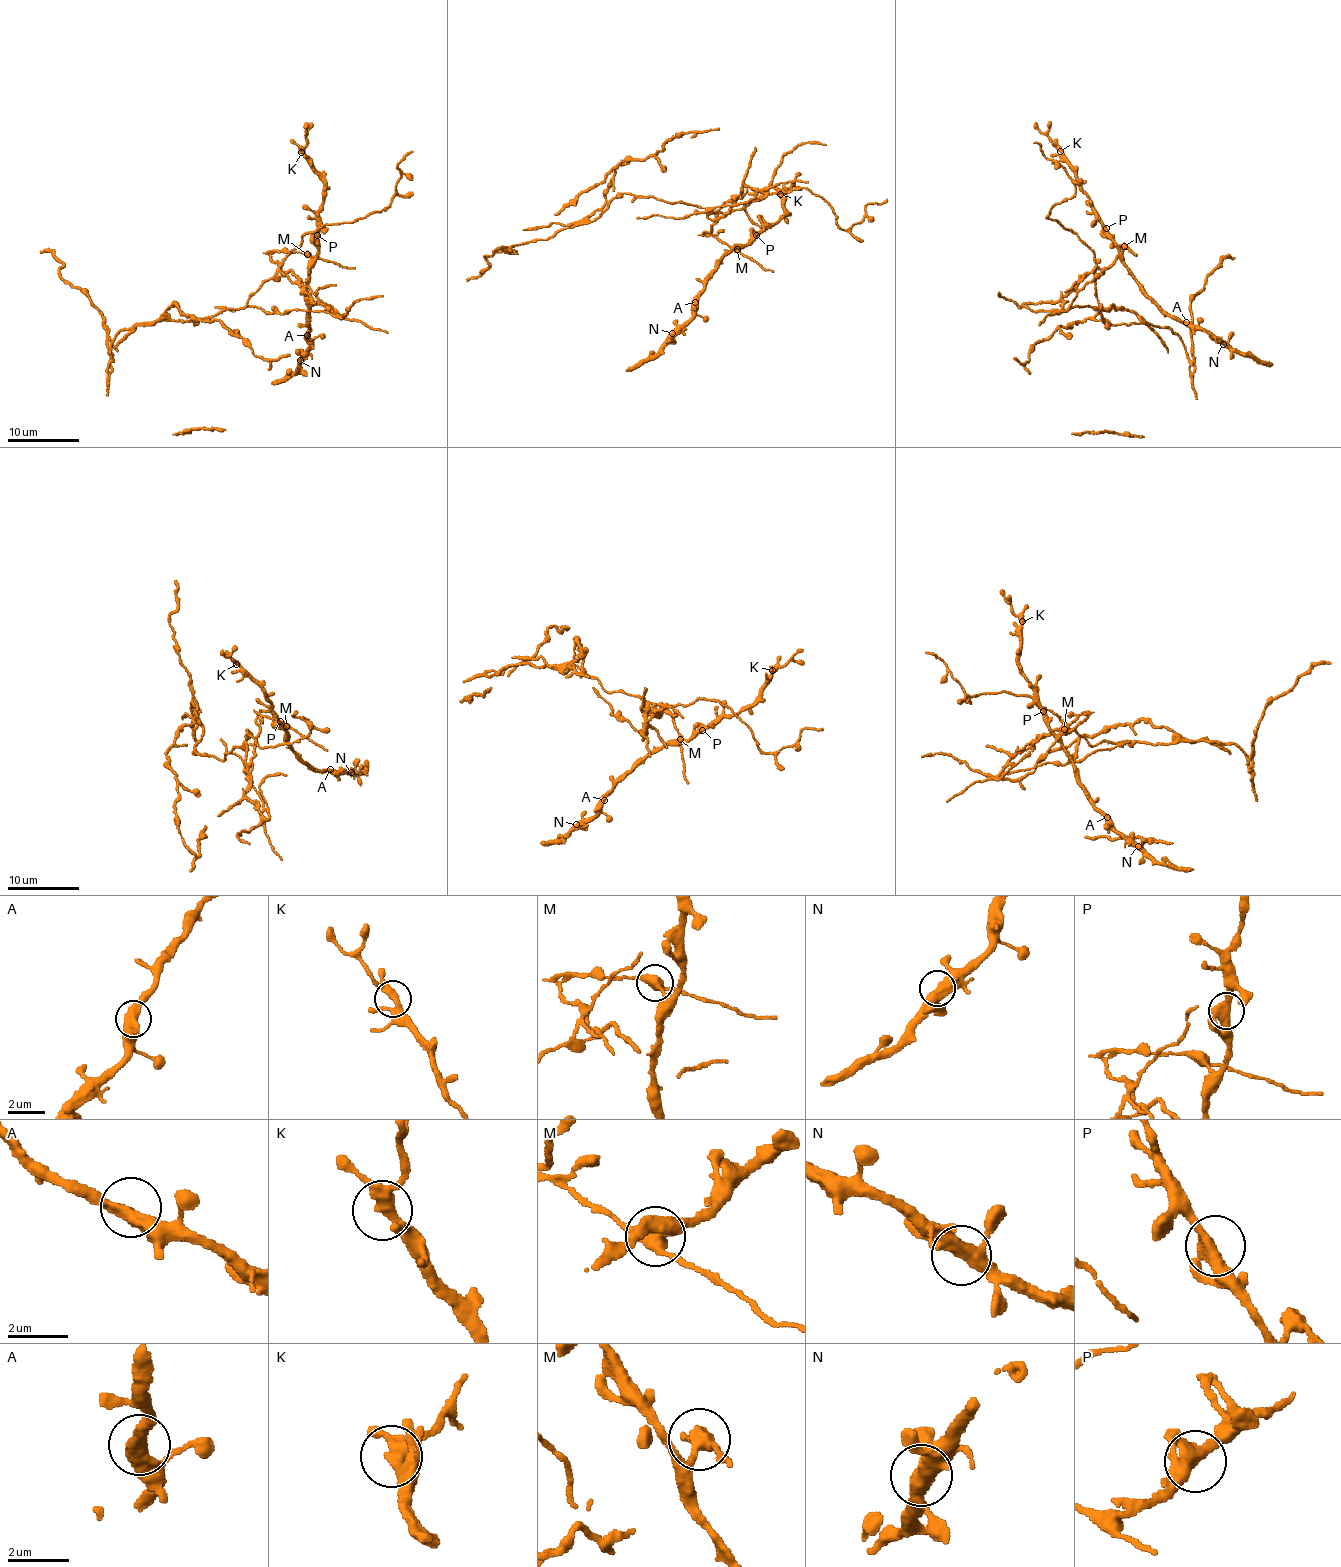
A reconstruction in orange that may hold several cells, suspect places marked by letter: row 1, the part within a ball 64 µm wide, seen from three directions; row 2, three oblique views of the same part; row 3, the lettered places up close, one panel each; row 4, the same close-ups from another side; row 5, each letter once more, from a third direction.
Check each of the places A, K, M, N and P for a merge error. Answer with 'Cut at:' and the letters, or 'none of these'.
Cut at: M

